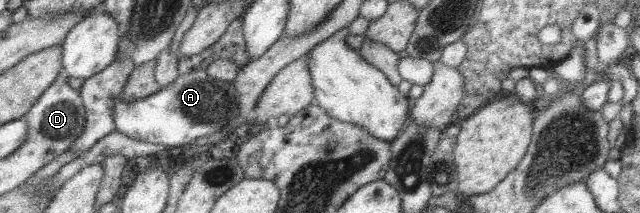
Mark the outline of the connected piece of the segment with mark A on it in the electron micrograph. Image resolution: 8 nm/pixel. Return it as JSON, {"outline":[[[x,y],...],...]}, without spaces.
{"outline":[[[205,69],[194,70],[179,75],[166,88],[149,97],[130,102],[118,97],[112,105],[114,129],[138,141],[166,148],[180,147],[193,142],[196,137],[210,137],[236,119],[238,104],[234,104],[234,94],[234,86],[230,82],[212,79]]]}

